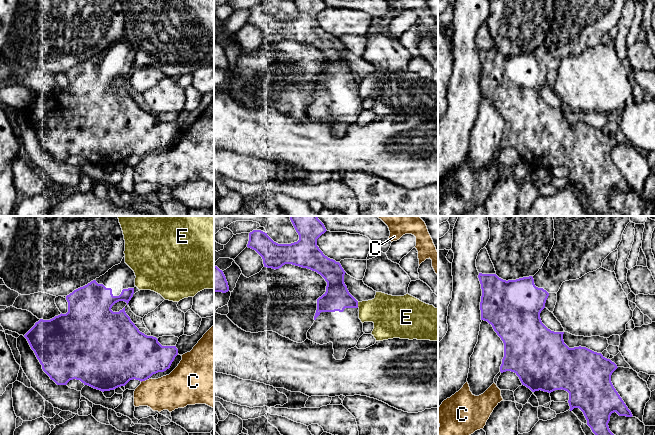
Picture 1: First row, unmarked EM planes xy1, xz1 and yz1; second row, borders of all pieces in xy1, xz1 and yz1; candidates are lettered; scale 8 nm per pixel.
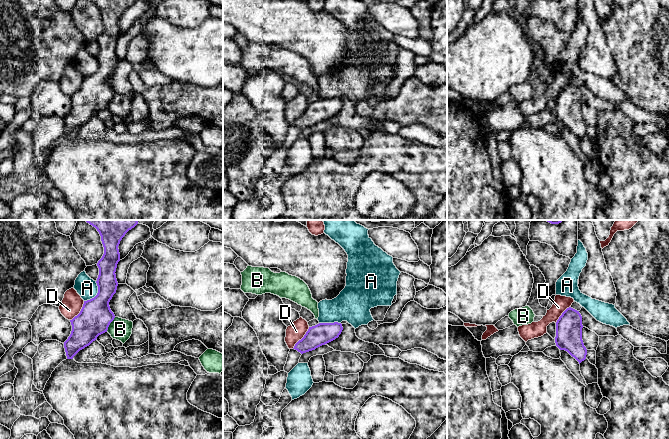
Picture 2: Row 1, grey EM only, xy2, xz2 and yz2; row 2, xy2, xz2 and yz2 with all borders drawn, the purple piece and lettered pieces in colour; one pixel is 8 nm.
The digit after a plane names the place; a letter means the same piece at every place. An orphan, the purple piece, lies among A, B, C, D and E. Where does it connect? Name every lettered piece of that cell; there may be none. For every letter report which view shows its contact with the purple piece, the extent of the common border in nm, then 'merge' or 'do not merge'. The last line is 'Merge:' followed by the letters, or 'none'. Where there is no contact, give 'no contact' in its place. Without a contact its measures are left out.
A: xy2 | 190 nm | do not merge
B: xy2 | 140 nm | do not merge
C: xy1 | 40 nm | do not merge
D: xz2 | 220 nm | do not merge
E: xz1 | 50 nm | do not merge
Merge: none

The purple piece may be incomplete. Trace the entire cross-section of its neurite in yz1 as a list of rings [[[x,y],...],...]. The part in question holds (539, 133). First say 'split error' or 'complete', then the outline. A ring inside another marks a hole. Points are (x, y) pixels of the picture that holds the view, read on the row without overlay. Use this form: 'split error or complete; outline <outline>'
split error; outline [[[554,0],[554,21],[542,44],[534,52],[506,57],[496,50],[479,49],[478,51],[482,65],[481,96],[491,100],[504,119],[504,133],[500,148],[514,148],[522,161],[532,168],[541,166],[551,169],[561,165],[567,167],[569,169],[569,186],[579,184],[587,196],[587,201],[601,216],[622,216],[609,205],[608,199],[612,189],[616,188],[619,192],[633,192],[611,158],[611,151],[618,143],[601,129],[586,123],[569,124],[563,116],[564,108],[554,108],[548,105],[542,99],[540,89],[545,84],[549,70],[557,69],[563,58],[579,55],[602,43],[603,36],[618,24],[626,2],[627,0]]]

